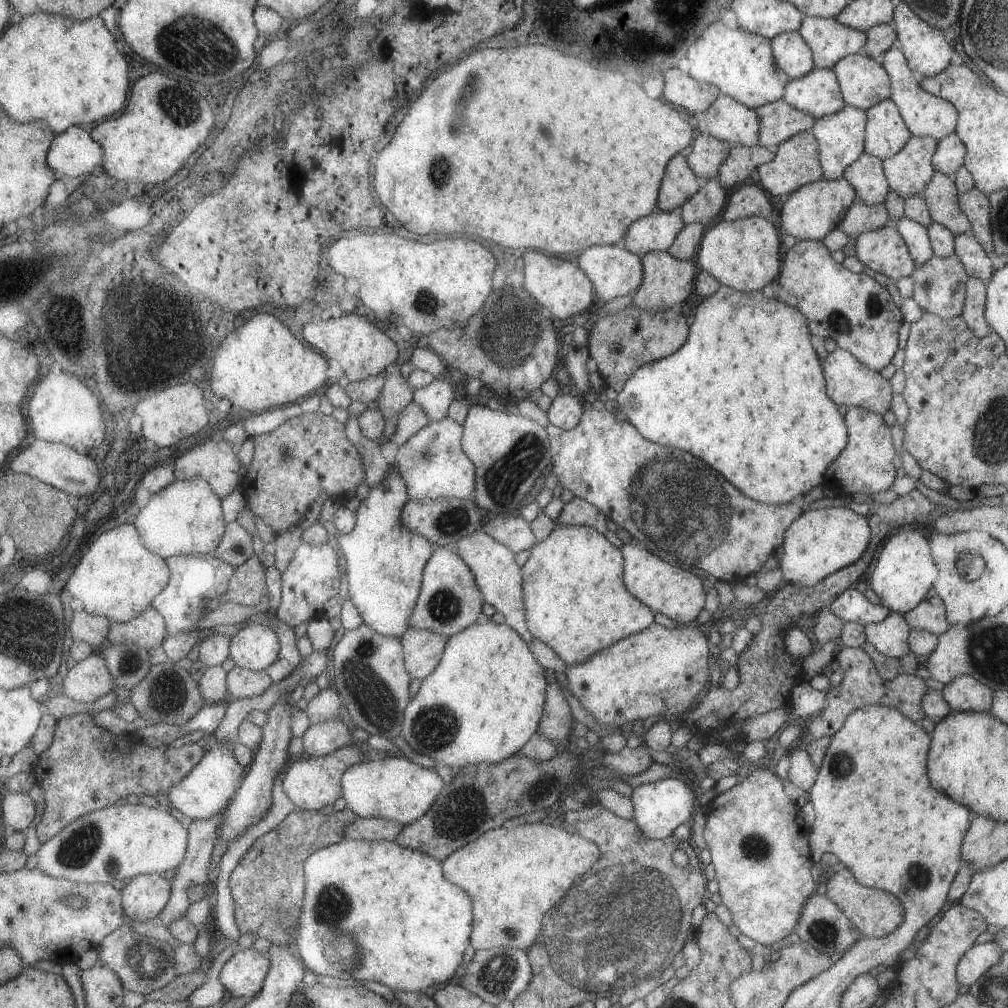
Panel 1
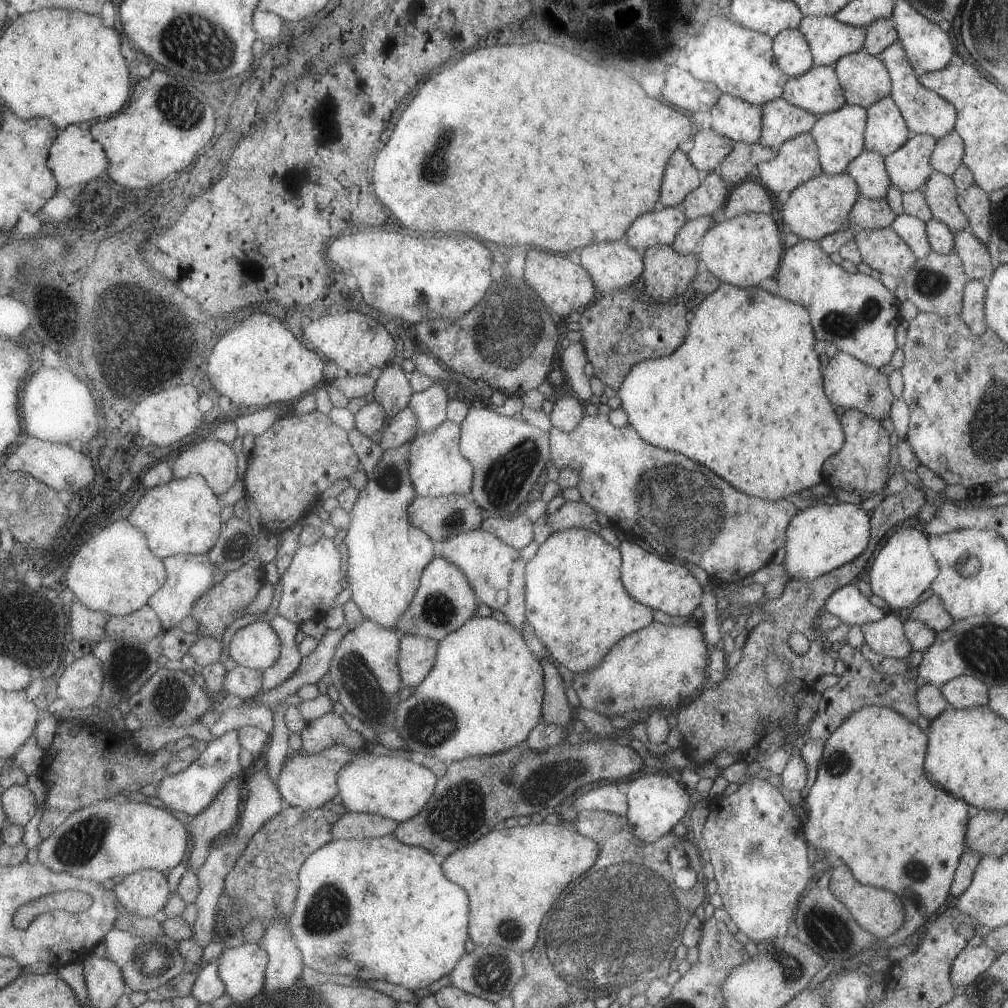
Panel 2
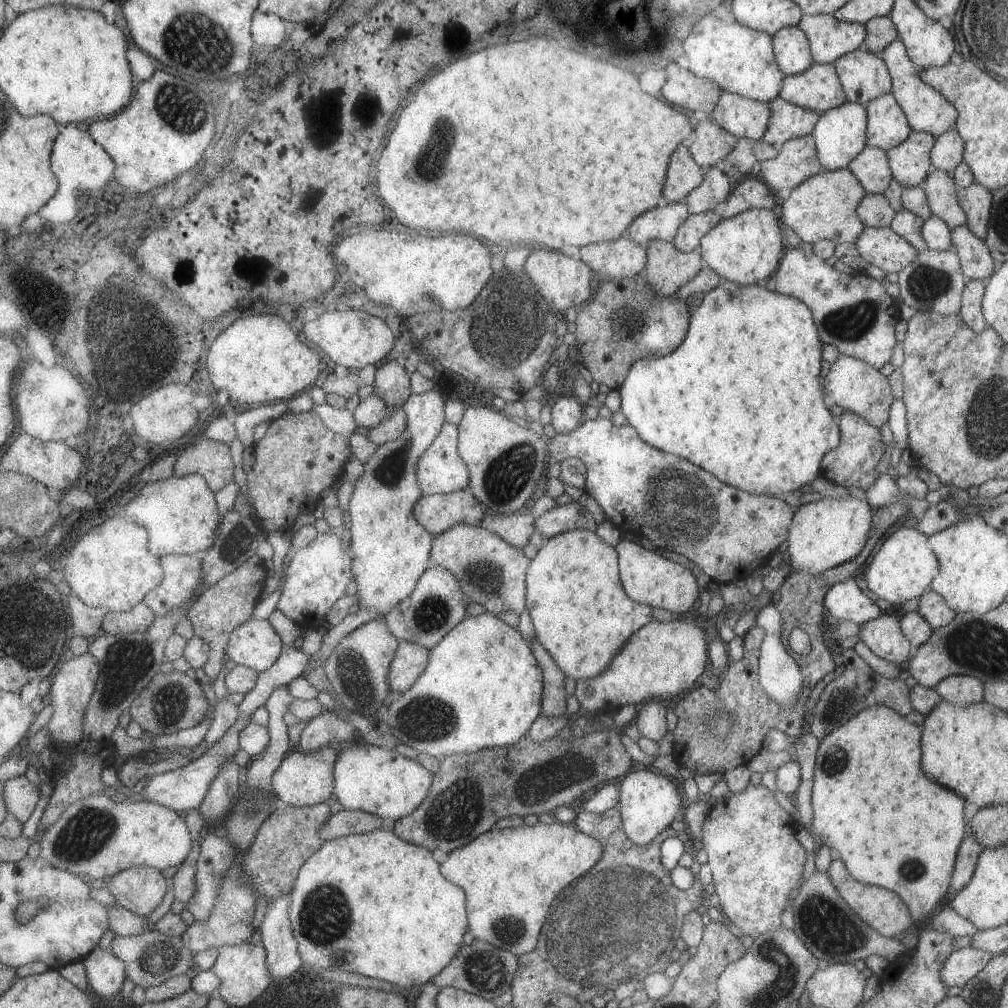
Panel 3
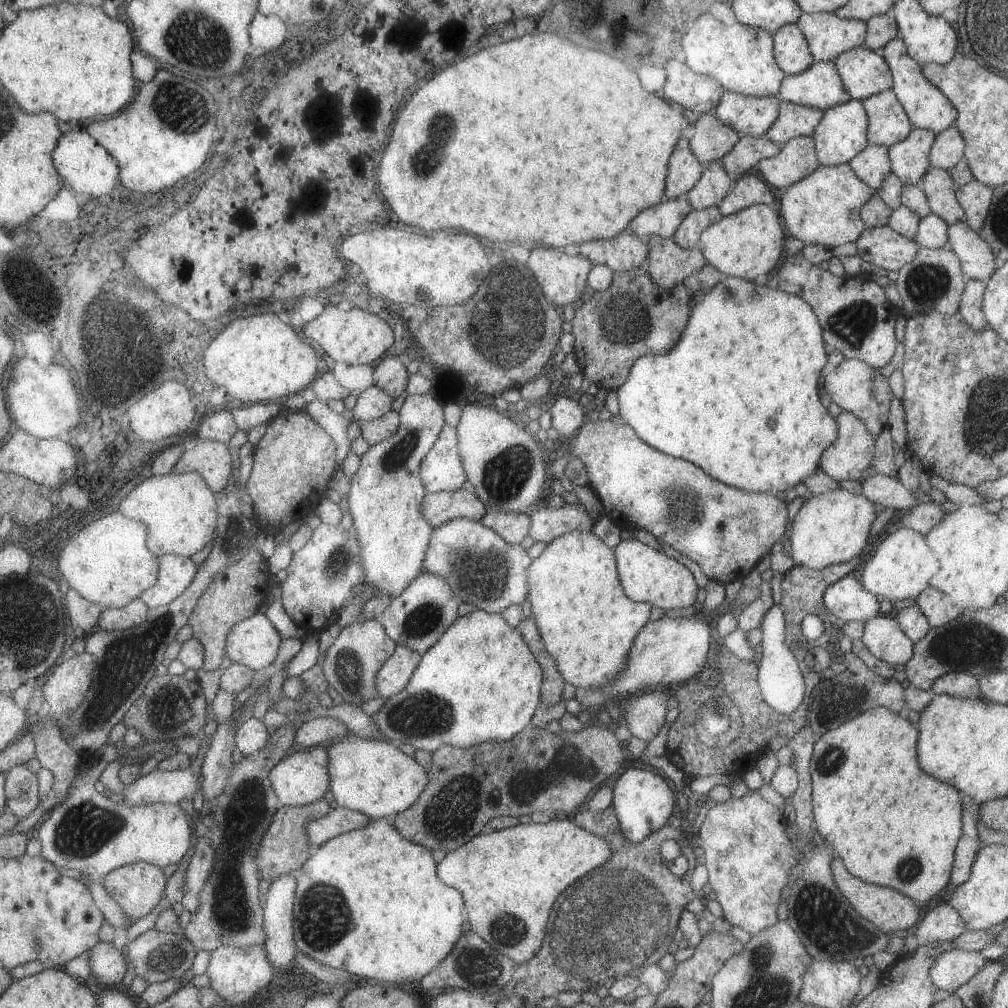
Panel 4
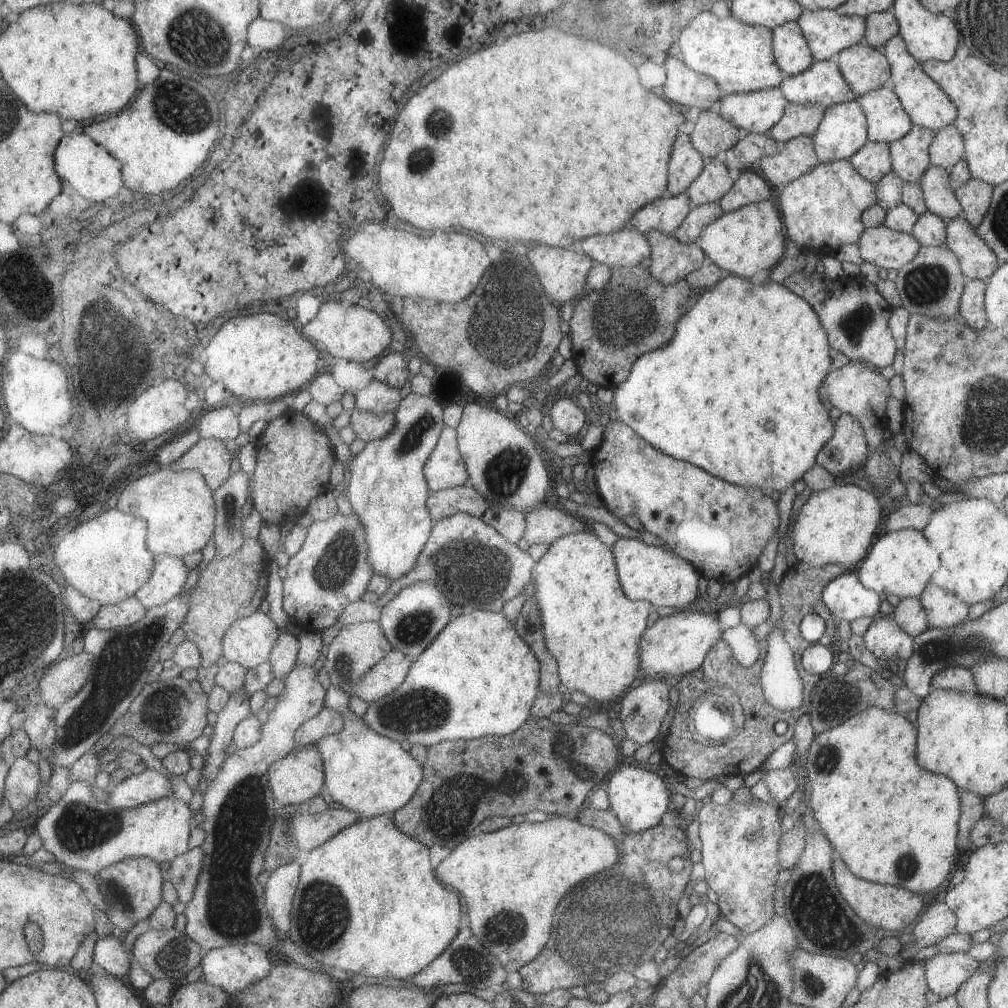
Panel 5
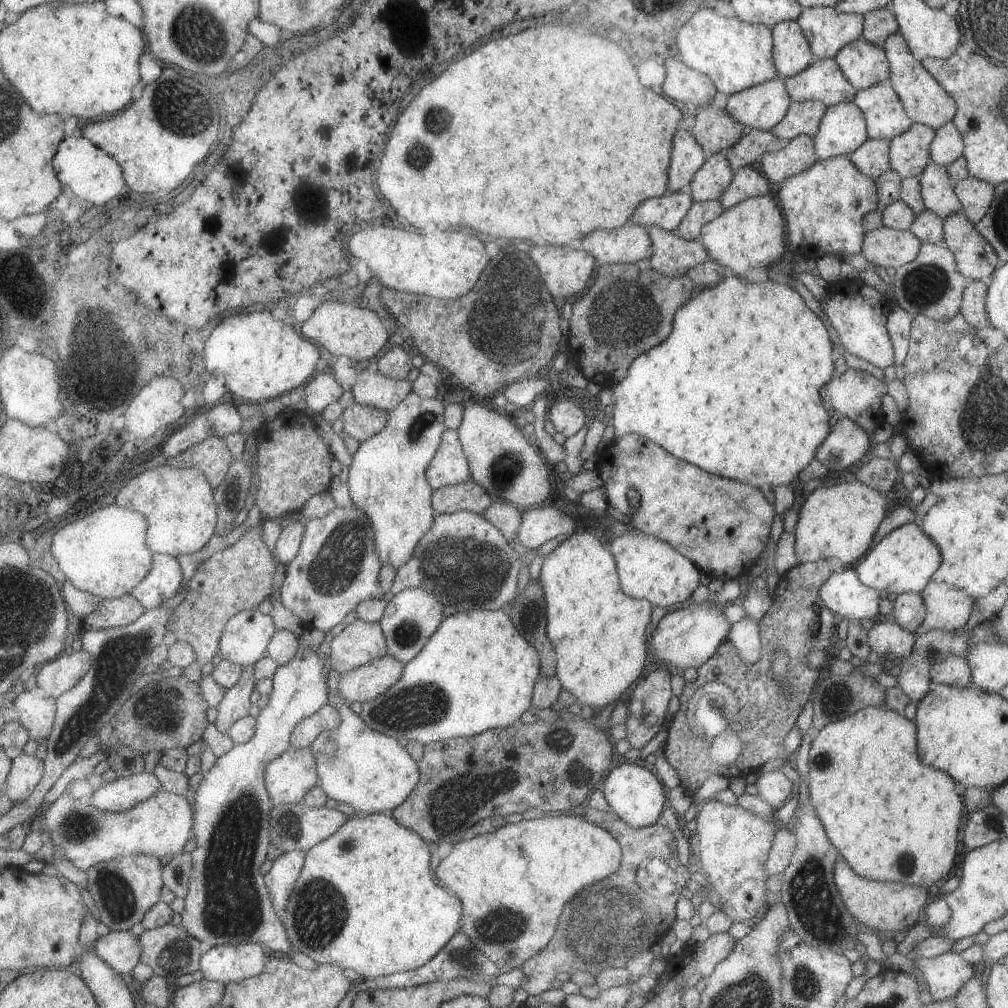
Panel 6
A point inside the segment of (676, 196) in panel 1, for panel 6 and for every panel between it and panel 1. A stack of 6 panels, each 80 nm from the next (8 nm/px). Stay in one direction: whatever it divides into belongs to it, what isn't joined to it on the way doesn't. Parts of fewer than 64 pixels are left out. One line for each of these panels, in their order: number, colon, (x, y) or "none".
2: (680, 177)
3: (683, 174)
4: (683, 171)
5: (685, 163)
6: (686, 156)

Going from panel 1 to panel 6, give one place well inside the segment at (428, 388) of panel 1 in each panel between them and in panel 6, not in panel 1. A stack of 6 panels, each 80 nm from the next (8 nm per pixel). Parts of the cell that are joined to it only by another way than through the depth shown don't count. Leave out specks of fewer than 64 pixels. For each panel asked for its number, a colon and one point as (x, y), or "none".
2: (429, 405)
3: (390, 550)
4: (386, 493)
5: (387, 488)
6: (387, 480)

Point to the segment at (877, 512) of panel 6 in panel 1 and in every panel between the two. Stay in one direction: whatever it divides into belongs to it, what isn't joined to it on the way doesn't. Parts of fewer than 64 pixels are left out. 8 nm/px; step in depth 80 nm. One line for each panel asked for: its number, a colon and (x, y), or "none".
1: (817, 543)
2: (819, 539)
3: (823, 534)
4: (832, 528)
5: (834, 526)

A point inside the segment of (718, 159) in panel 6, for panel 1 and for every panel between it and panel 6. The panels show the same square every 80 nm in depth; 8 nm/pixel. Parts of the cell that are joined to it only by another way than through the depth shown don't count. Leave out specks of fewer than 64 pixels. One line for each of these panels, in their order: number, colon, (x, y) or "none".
1: (706, 203)
2: (712, 192)
3: (715, 186)
4: (713, 184)
5: (713, 182)

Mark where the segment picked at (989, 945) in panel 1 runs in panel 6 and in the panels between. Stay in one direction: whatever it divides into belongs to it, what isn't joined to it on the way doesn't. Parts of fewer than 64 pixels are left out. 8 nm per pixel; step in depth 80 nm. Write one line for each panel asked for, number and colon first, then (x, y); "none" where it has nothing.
2: (971, 961)
3: (963, 963)
4: (951, 969)
5: (944, 972)
6: (943, 974)

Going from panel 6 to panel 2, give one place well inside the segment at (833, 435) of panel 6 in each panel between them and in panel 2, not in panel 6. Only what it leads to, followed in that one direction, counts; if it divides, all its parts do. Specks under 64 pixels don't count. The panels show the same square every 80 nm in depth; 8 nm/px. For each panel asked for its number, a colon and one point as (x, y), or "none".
2: (860, 466)
3: (852, 462)
4: (849, 456)
5: (846, 450)

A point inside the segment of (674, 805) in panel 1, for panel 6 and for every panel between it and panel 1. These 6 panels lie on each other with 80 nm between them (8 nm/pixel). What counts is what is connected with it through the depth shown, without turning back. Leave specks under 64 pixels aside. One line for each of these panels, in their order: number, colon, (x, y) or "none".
2: (656, 802)
3: (648, 802)
4: (642, 800)
5: (638, 798)
6: (635, 795)

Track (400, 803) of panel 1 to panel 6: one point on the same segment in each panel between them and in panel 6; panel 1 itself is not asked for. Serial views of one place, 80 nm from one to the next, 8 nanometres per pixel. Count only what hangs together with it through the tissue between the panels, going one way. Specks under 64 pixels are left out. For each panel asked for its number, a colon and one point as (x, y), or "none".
2: (396, 788)
3: (369, 778)
4: (374, 777)
5: (368, 773)
6: (373, 773)

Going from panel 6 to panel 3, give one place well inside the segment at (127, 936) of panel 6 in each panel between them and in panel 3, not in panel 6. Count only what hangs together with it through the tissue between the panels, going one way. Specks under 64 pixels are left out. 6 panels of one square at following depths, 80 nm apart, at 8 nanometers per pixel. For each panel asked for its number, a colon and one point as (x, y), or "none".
3: (107, 973)
4: (109, 965)
5: (110, 953)

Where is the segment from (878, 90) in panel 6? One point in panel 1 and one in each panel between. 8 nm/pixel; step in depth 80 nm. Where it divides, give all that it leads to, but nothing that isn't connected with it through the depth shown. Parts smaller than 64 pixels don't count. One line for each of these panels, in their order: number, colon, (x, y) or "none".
1: (885, 133)
2: (885, 131)
3: (886, 126)
4: (888, 124)
5: (886, 121)

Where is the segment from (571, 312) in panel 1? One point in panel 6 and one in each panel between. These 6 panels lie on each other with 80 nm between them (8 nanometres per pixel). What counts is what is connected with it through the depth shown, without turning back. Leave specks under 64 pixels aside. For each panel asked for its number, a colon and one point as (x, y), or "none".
2: (563, 286)
3: (563, 282)
4: (562, 278)
5: (562, 273)
6: (565, 272)

